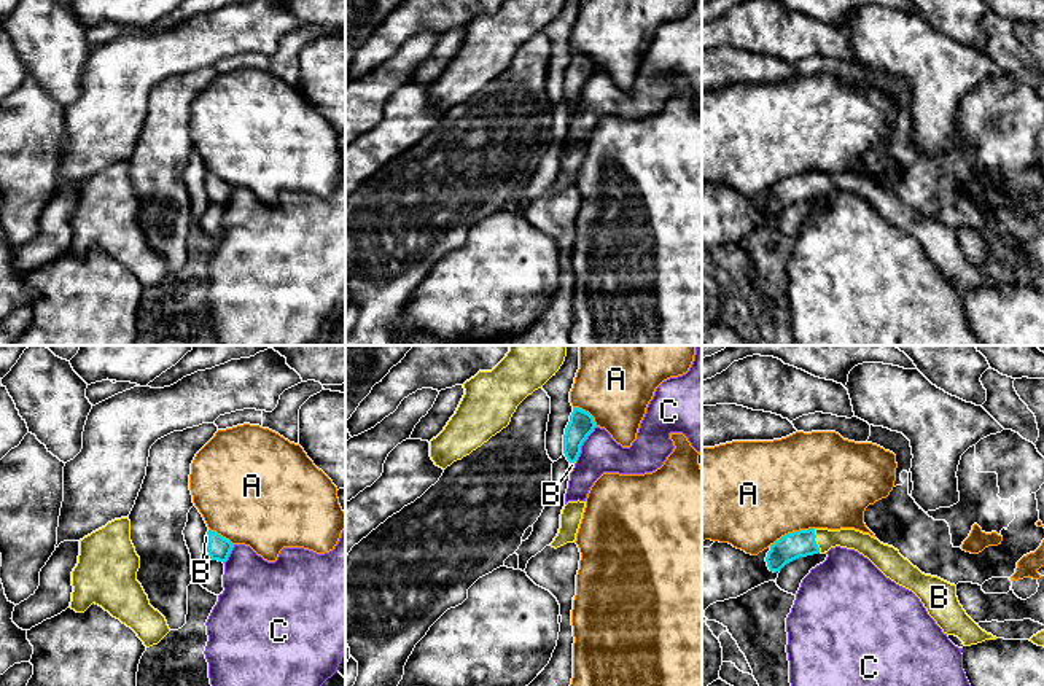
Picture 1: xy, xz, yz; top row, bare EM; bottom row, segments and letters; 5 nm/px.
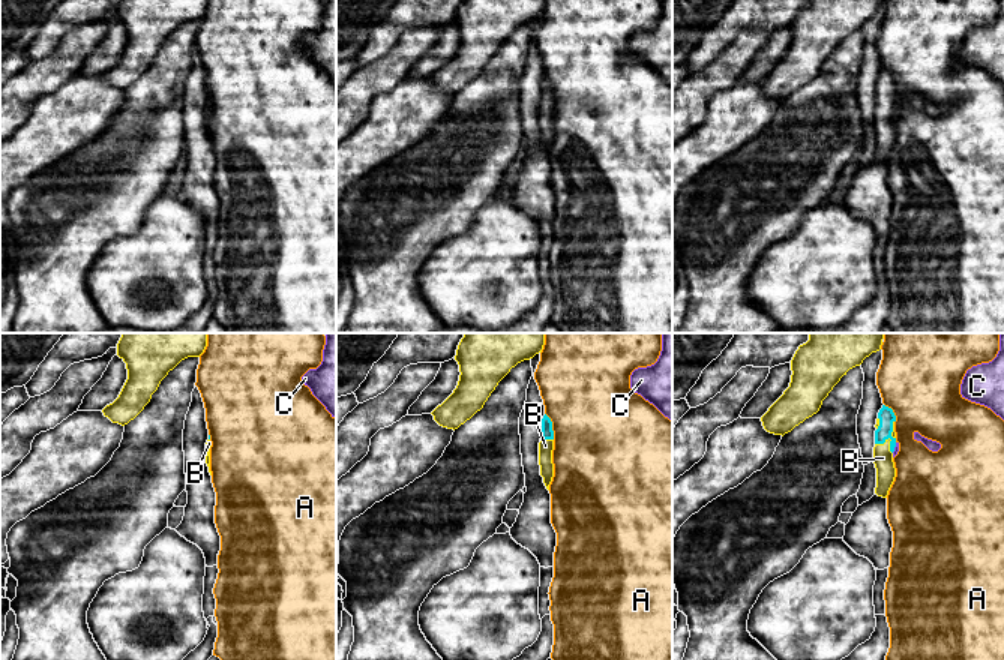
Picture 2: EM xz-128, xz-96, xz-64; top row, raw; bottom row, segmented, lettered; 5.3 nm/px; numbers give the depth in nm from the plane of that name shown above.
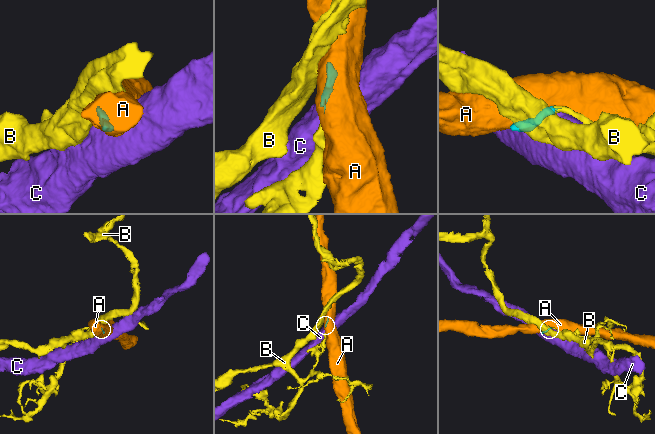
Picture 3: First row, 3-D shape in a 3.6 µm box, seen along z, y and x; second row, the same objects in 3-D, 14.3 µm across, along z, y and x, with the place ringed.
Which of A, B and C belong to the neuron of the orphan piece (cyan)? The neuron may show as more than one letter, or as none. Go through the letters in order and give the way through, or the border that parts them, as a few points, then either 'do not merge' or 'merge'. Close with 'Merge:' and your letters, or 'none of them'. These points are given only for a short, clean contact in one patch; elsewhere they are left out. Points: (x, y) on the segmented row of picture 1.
A: do not merge
B: runs through yz (791, 546), (814, 540), (850, 538); merge
C: border along xz (596, 427), (583, 443), (581, 452), (575, 460); do not merge
Merge: B

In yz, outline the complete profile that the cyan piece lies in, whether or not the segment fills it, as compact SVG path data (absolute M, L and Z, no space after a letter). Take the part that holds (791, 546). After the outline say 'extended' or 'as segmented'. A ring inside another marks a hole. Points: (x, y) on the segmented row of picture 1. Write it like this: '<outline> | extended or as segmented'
M808 528L788 533L770 544L765 562L770 571L780 571L786 563L831 548L855 549L867 557L886 578L912 591L928 614L947 635L958 637L964 646L996 640L976 624L956 597L956 586L937 576L925 575L904 559L893 546L880 543L869 533L855 528Z | extended

